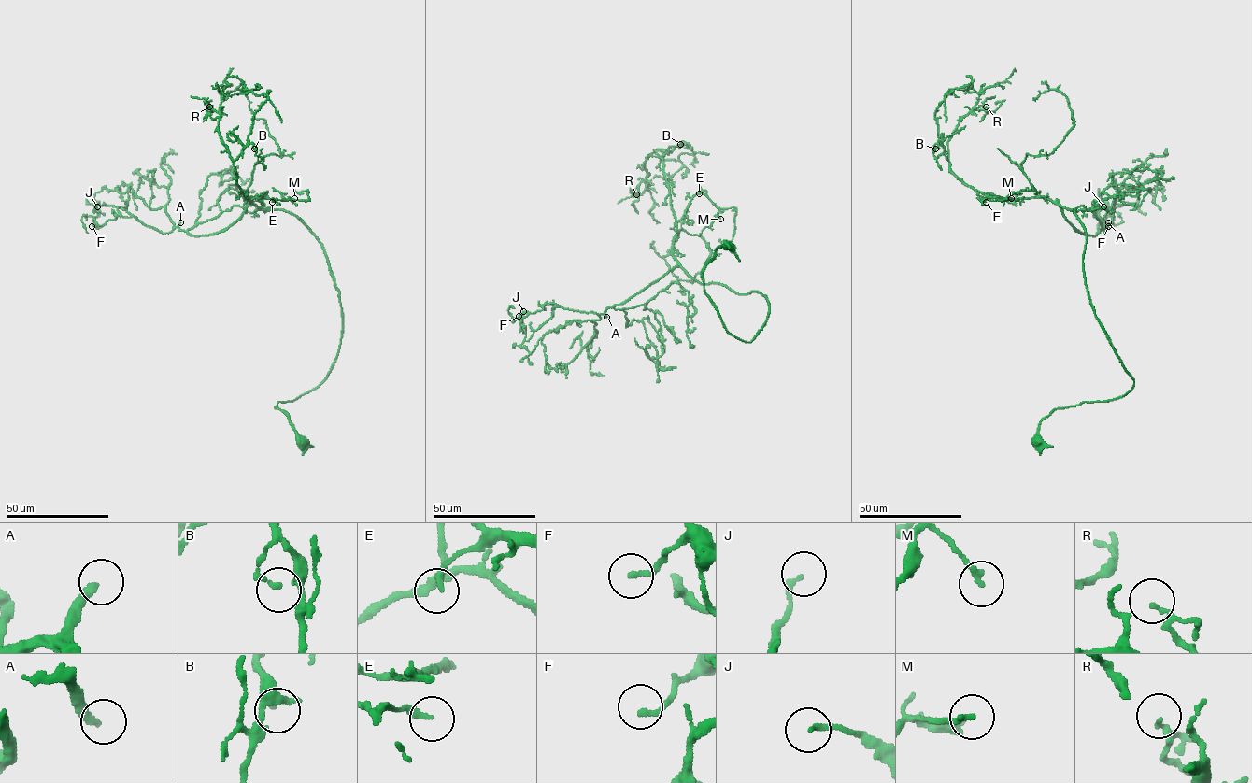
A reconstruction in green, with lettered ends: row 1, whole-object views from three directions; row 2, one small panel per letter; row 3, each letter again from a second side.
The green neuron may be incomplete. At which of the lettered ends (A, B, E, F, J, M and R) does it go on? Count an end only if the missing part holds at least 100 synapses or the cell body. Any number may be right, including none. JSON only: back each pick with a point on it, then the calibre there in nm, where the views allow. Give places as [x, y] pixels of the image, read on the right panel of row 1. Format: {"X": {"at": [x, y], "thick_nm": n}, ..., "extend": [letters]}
{"A": {"at": [1108, 222], "thick_nm": 280}, "extend": ["A"]}

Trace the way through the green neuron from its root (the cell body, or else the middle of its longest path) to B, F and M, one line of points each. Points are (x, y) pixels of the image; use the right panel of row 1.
B: (1038, 442), (1055, 409), (1133, 385), (1088, 295), (1086, 231), (1075, 209), (1046, 197), (977, 192), (935, 149)
F: (1038, 442), (1055, 409), (1133, 385), (1088, 295), (1086, 231), (1056, 203), (1079, 233), (1108, 226)
M: (1038, 442), (1055, 409), (1122, 397), (1134, 380), (1091, 303), (1075, 209), (985, 199), (1011, 198)

